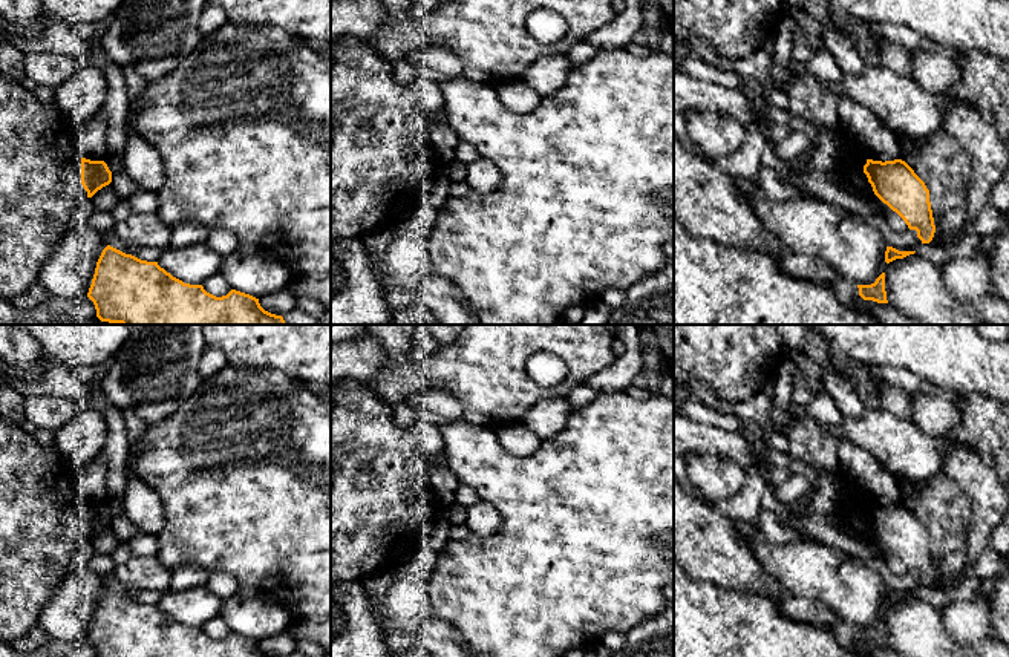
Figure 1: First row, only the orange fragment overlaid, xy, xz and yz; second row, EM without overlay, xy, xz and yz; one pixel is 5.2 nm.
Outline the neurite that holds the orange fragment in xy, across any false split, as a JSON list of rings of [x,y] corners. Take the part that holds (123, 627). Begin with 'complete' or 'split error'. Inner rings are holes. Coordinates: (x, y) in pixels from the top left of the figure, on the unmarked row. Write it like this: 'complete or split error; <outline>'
complete; [[[107,588],[95,611],[87,640],[93,645],[96,657],[271,657],[265,654],[259,642],[231,632],[227,639],[216,640],[204,632],[202,628],[190,628],[173,620],[158,605],[141,603]]]

